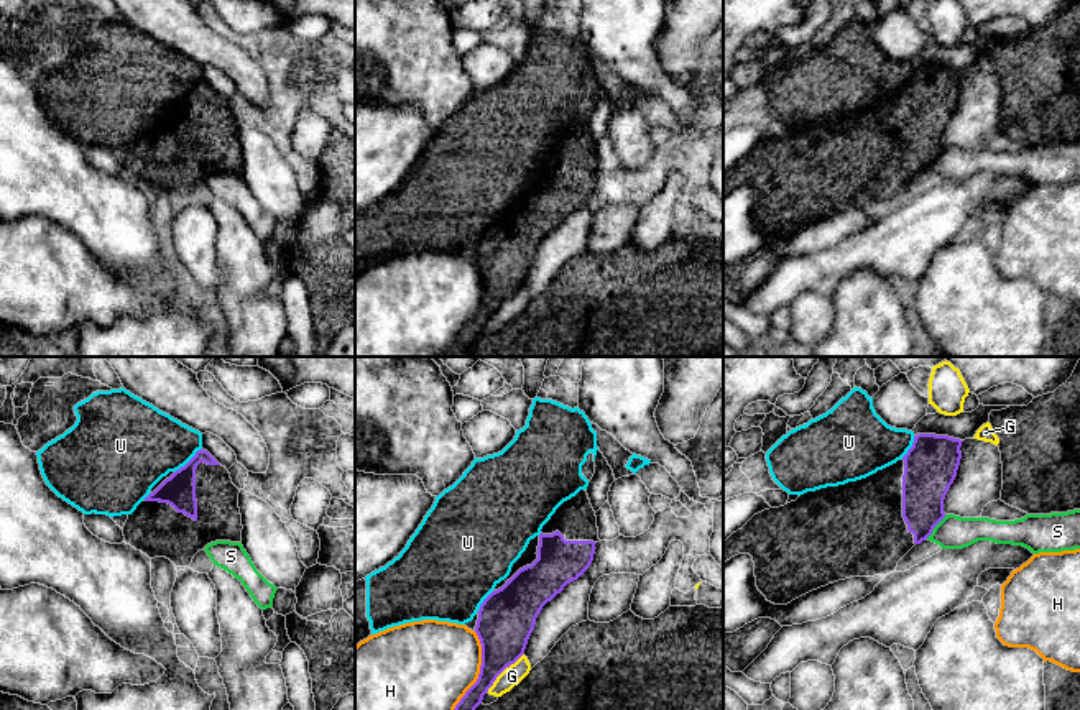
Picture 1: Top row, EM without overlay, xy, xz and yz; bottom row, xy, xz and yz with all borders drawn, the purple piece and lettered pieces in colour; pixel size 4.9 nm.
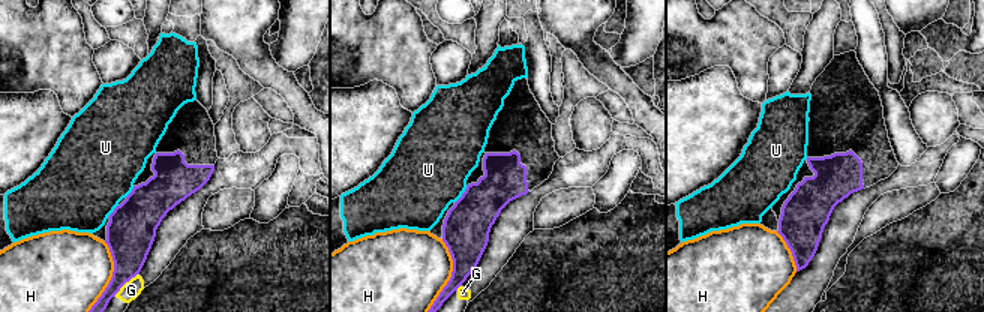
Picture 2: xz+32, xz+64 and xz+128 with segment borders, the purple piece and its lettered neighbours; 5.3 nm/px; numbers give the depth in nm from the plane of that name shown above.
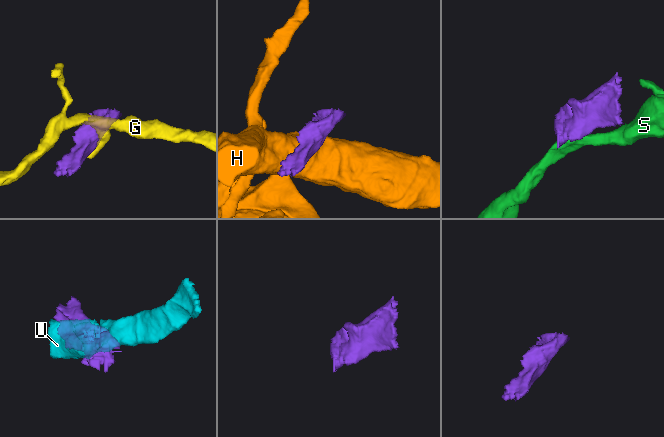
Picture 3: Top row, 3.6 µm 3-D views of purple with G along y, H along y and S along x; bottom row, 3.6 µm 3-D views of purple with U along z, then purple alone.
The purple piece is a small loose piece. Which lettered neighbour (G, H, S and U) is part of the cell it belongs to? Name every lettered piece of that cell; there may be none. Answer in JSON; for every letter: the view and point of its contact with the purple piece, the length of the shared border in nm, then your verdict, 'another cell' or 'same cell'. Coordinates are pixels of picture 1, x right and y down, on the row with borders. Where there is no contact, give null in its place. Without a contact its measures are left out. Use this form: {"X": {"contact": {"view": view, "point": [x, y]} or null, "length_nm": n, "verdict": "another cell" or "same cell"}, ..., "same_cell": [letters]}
{"G": {"contact": {"view": "xz", "point": [503, 669]}, "length_nm": 260, "verdict": "another cell"}, "H": {"contact": {"view": "xz", "point": [480, 671]}, "length_nm": 400, "verdict": "another cell"}, "S": {"contact": {"view": "yz", "point": [936, 525]}, "length_nm": 160, "verdict": "another cell"}, "U": {"contact": {"view": "xy", "point": [189, 461]}, "length_nm": 180, "verdict": "another cell"}, "same_cell": []}

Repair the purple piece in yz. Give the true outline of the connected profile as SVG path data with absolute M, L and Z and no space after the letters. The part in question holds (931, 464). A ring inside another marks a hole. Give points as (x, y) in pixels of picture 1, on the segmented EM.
M917 434L901 460L866 478L807 491L796 501L755 514L723 542L723 564L738 554L750 554L756 587L774 605L787 605L850 577L896 572L898 562L945 518L944 500L957 477L962 442L948 436Z

